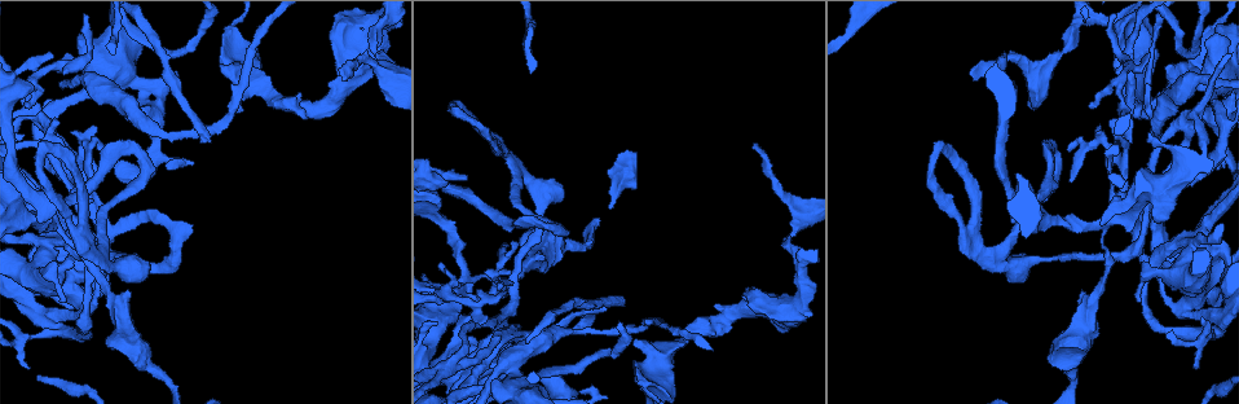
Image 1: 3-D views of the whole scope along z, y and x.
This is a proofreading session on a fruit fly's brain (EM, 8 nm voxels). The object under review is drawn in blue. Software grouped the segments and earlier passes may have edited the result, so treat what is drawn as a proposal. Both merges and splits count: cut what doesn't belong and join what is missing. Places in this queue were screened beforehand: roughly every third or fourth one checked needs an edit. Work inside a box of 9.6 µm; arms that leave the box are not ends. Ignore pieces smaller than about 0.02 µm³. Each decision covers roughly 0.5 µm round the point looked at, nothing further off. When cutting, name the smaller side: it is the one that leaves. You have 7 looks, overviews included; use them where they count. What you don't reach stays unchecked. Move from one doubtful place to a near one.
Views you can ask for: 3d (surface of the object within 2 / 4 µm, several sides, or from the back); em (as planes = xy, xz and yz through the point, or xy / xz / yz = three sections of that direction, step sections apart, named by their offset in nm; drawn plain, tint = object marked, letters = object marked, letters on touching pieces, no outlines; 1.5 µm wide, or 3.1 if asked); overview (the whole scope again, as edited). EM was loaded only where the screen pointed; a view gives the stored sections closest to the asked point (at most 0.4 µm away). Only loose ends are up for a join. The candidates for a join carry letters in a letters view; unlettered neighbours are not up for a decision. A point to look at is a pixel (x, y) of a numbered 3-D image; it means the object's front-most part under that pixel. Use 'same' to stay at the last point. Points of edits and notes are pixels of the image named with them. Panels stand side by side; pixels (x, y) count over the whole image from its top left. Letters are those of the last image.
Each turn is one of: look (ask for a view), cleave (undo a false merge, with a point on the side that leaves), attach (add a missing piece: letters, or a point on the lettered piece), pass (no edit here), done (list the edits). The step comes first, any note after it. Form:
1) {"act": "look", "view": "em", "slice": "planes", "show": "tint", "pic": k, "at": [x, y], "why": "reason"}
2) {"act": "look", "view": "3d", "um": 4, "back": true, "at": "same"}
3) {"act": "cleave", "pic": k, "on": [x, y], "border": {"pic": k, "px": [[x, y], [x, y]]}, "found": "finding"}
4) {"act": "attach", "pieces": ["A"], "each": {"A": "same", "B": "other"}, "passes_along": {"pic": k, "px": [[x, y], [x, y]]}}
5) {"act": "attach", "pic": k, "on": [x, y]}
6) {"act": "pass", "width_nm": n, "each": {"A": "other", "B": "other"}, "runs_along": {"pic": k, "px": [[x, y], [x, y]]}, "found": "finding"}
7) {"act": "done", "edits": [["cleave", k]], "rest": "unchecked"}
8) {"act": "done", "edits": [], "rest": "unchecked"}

{"act": "look", "view": "em", "slice": "yz", "step": 8, "show": "letters", "pic": 1, "at": [779, 192], "why": "thick turns thin"}

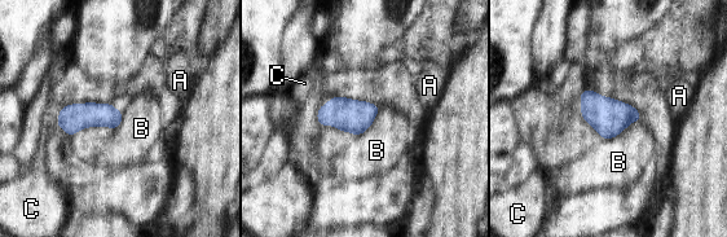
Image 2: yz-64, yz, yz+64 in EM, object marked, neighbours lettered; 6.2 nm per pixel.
{"act": "pass", "each": {"A": "other", "B": "other", "C": "other"}, "border": {"pic": 2, "px": [[640, 121], [603, 140]]}, "found": "all the same neuron"}

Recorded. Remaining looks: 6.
{"act": "look", "view": "em", "slice": "planes", "show": "letters", "pic": 1, "at": [1210, 28], "why": "sudden change in width"}

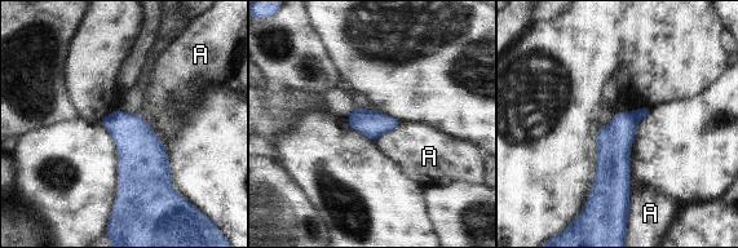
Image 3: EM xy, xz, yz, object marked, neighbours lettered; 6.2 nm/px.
{"act": "cleave", "pic": 3, "on": [614, 140], "longest_contact_nm": ["A", 240], "each": {"A": "other"}, "found": "a second neuron is stuck on"}

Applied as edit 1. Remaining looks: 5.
{"act": "look", "view": "overview"}

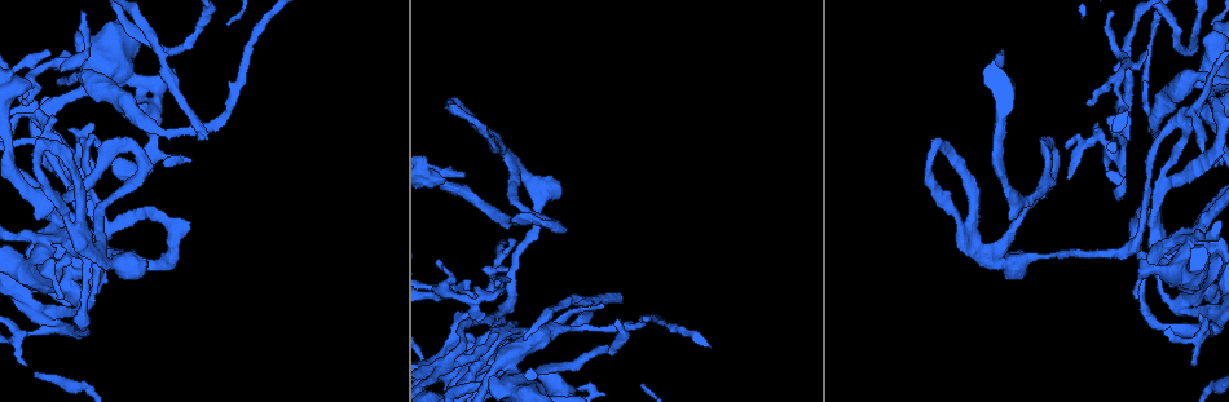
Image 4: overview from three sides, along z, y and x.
{"act": "look", "view": "em", "slice": "xy", "step": 4, "show": "letters", "pic": 4, "at": [123, 116], "why": "stops while still wide"}

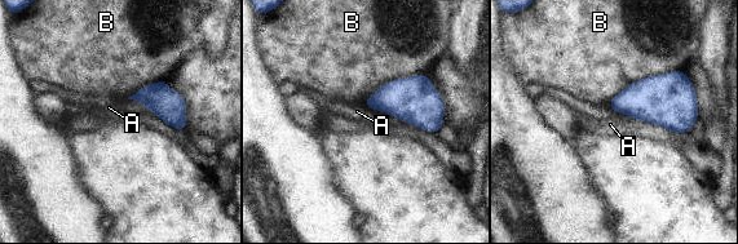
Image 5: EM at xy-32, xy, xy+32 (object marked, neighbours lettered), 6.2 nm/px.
{"act": "look", "view": "em", "slice": "planes", "show": "letters", "at": "same"}

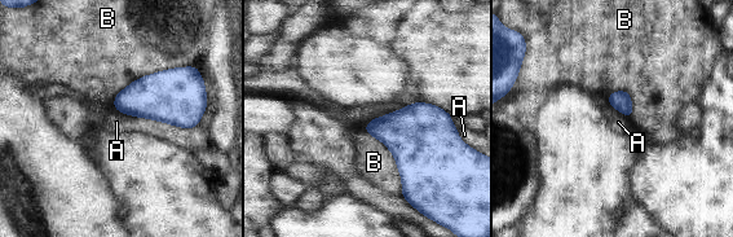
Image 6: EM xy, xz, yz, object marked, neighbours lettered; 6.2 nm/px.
{"act": "pass", "each": {"A": "other", "B": "other"}, "border": {"pic": 6, "px": [[111, 104], [127, 114], [197, 126]]}, "found": "none of them fits"}

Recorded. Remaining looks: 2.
{"act": "done", "edits": [["cleave", 3]], "rest": "unchecked"}

